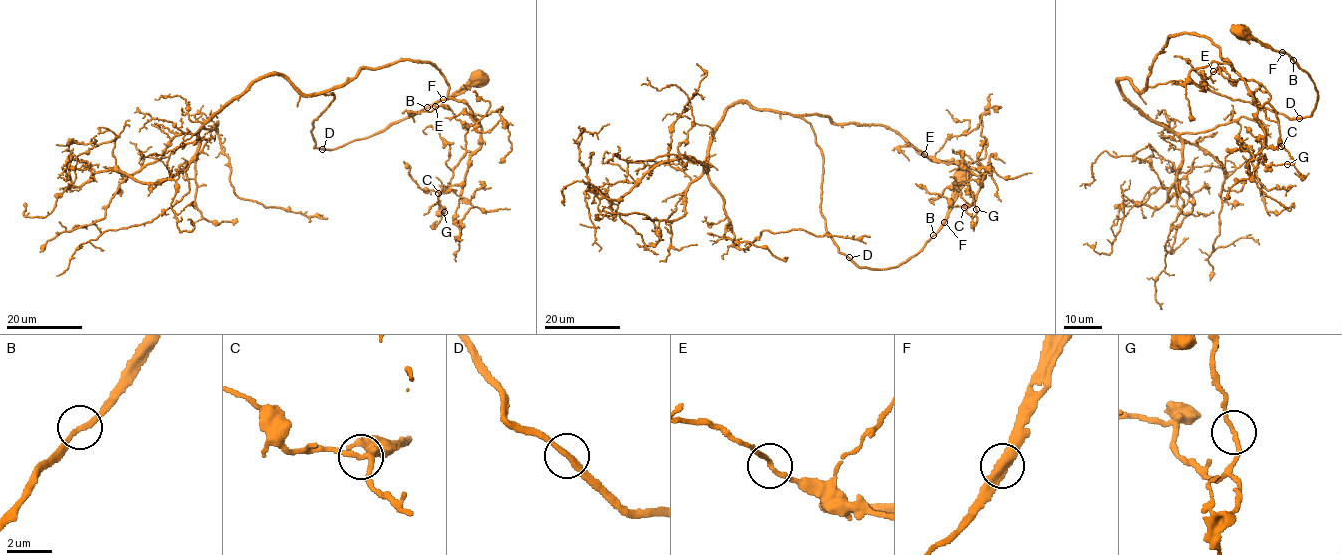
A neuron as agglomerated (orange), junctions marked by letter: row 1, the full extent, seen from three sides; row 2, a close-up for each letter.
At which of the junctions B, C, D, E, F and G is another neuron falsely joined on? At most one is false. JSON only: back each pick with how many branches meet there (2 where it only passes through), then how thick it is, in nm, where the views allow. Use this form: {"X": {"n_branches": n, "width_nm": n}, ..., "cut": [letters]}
{"cut": []}

